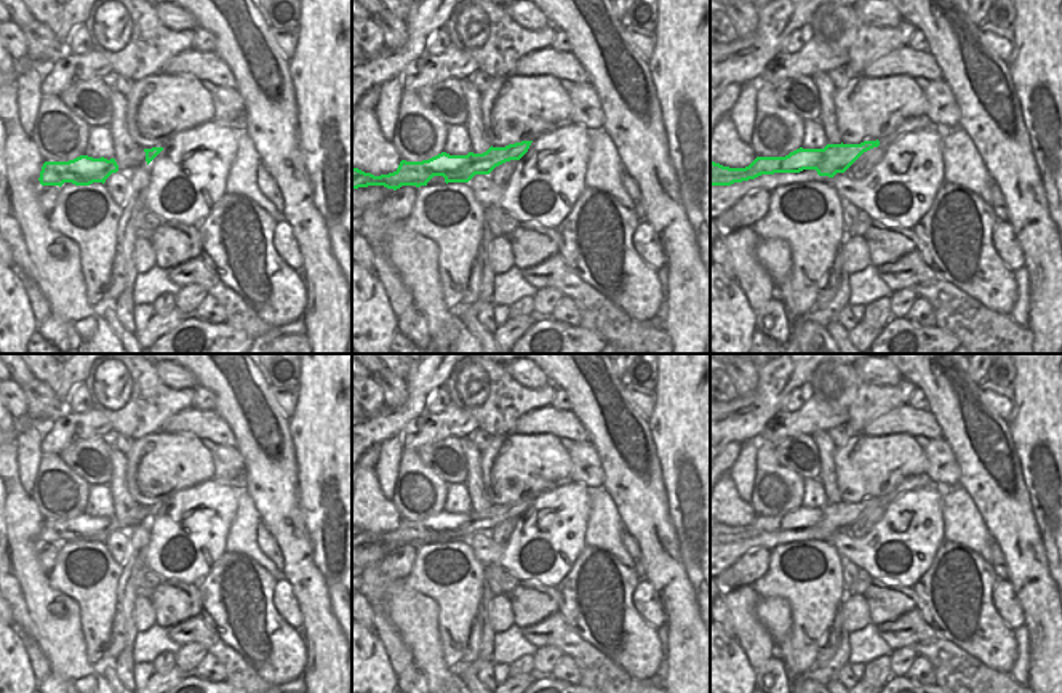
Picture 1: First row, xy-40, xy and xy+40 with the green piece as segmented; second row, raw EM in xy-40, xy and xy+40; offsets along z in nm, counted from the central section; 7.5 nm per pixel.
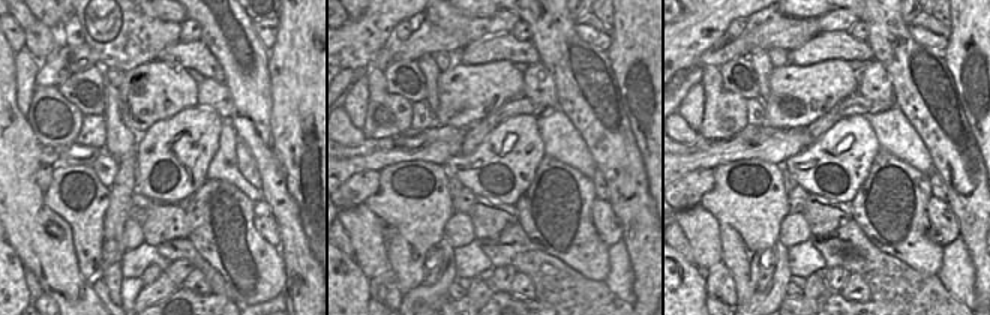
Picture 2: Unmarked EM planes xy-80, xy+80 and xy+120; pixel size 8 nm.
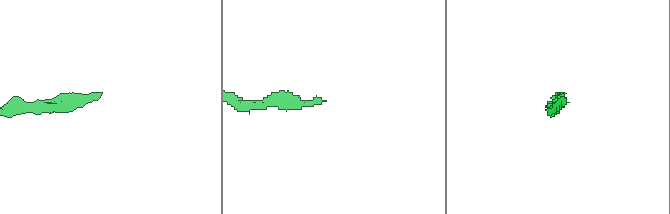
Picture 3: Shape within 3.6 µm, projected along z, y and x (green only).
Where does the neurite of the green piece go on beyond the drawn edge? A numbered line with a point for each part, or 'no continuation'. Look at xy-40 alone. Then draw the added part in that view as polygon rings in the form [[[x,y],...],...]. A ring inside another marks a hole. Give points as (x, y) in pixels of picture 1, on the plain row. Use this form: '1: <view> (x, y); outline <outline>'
no continuation

